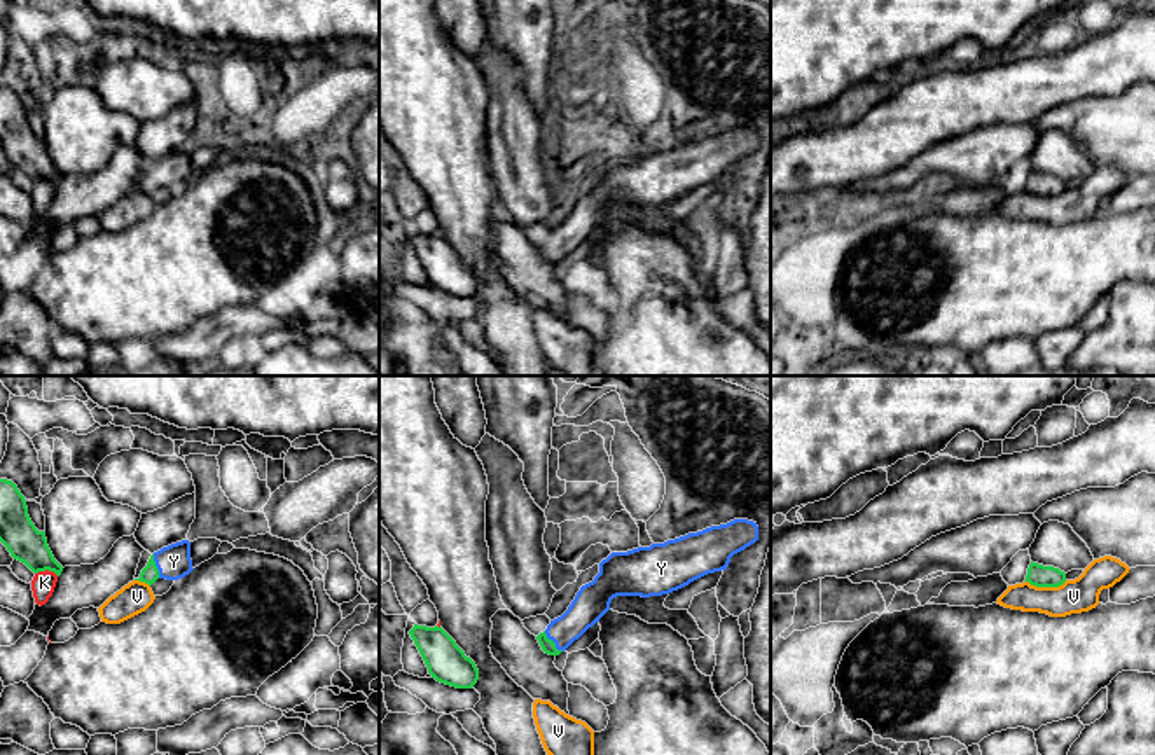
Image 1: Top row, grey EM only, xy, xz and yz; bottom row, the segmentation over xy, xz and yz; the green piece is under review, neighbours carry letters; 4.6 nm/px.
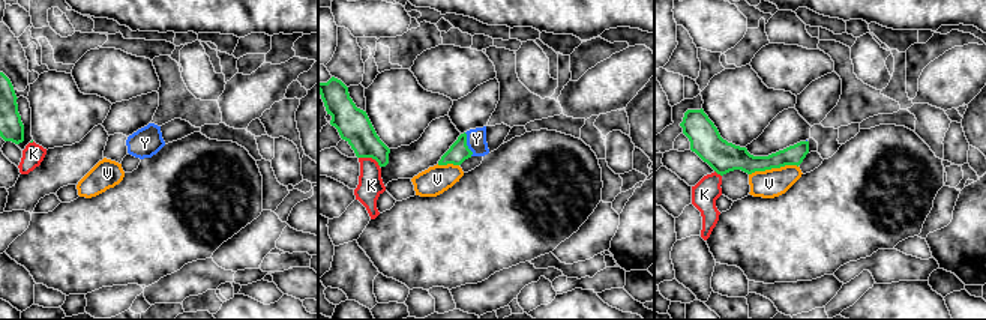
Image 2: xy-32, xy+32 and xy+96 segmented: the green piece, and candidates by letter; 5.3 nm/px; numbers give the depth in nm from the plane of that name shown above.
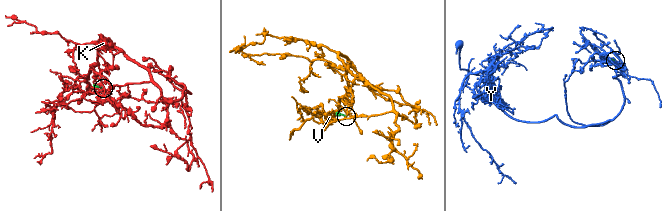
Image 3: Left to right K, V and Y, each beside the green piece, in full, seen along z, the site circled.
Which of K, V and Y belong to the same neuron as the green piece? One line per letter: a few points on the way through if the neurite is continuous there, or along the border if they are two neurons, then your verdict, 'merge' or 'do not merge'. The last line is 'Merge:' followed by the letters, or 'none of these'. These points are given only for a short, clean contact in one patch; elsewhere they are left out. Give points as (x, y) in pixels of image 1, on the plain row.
K: border xy (35, 180), (48, 179), (58, 184); do not merge
V: border yz (1066, 189), (1058, 194), (1031, 194), (1026, 191); do not merge
Y: way xz (547, 254), (554, 252), (591, 212); merge
Merge: Y

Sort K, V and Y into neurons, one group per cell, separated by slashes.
K / V / Y

